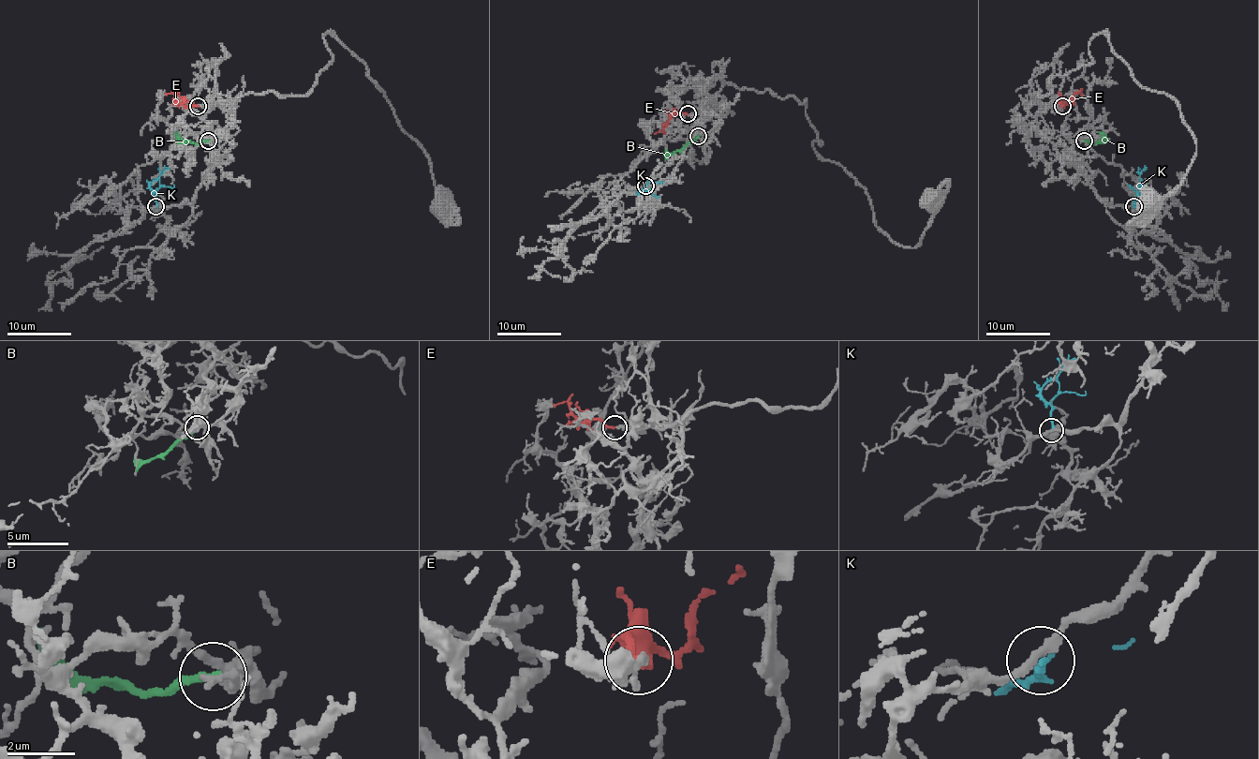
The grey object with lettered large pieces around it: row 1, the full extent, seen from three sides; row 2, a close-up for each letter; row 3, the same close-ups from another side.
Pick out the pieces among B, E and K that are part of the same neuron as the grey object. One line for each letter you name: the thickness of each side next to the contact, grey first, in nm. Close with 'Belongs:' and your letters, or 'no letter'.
E: Thickness 240 nm (grey) against 200 nm
Belongs: E

